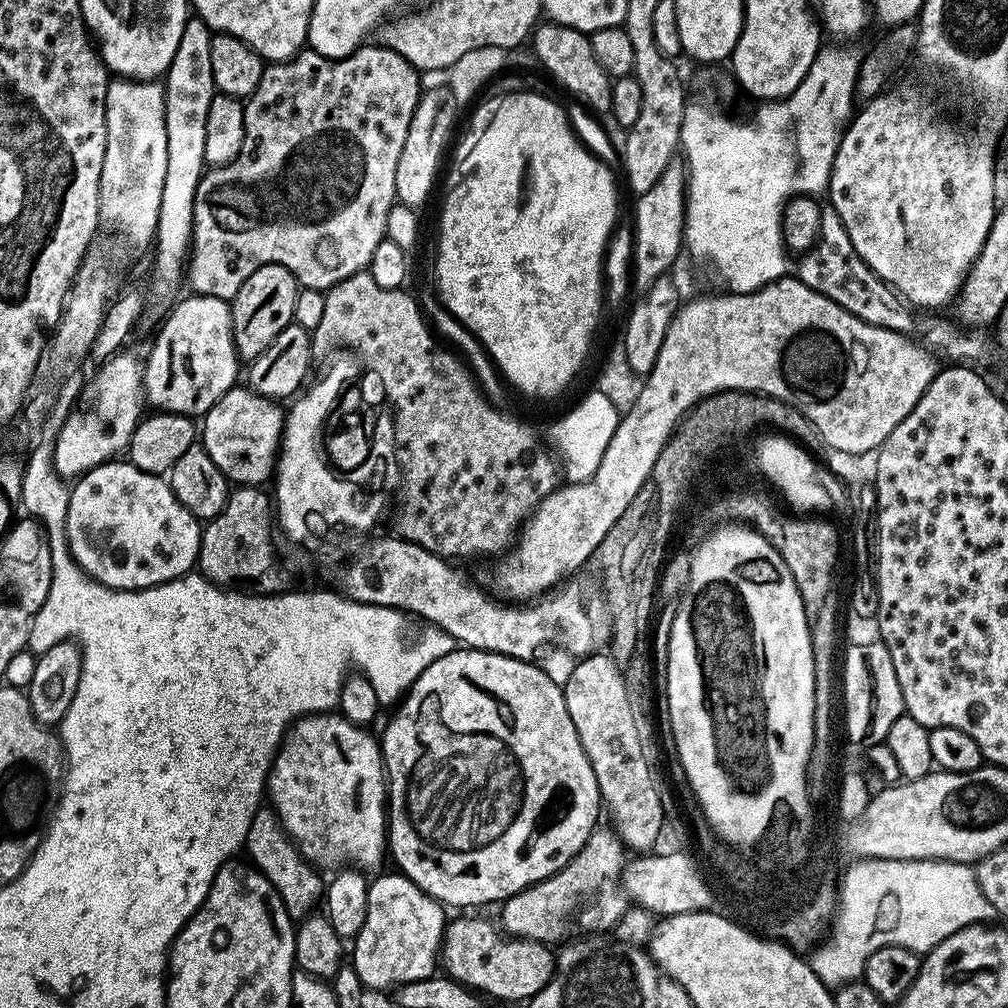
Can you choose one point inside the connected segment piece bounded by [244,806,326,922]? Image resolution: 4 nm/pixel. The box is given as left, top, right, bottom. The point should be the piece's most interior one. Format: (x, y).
(274, 853)

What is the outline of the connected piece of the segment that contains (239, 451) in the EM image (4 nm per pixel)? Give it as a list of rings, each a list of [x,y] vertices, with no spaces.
[[[233,386],[202,418],[202,443],[214,466],[236,486],[260,486],[273,475],[280,451],[280,437],[284,435],[285,409],[277,401],[267,400],[247,386]]]

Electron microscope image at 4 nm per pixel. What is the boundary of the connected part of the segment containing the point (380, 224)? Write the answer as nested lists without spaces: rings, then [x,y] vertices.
[[[362,46],[354,54],[350,54],[341,60],[328,60],[322,54],[311,50],[302,50],[298,55],[292,57],[291,60],[281,60],[272,62],[267,65],[262,74],[262,78],[258,82],[258,86],[254,90],[254,94],[247,97],[244,104],[244,141],[242,142],[242,150],[228,164],[212,166],[205,171],[198,182],[198,190],[194,198],[194,226],[192,227],[192,243],[190,245],[190,259],[186,264],[186,284],[188,284],[193,293],[198,296],[213,296],[214,298],[222,298],[231,302],[238,294],[238,290],[242,290],[242,282],[246,282],[246,278],[250,278],[250,274],[254,274],[254,270],[258,270],[263,264],[277,264],[286,270],[290,270],[296,276],[297,285],[306,288],[318,288],[327,290],[332,288],[338,282],[342,282],[346,278],[350,278],[355,272],[365,271],[370,262],[370,258],[374,258],[374,249],[378,247],[378,242],[386,239],[385,232],[387,230],[387,216],[394,204],[397,203],[396,198],[396,175],[398,174],[398,157],[402,154],[402,146],[406,146],[406,134],[410,130],[410,122],[414,118],[414,110],[418,106],[422,95],[422,87],[420,88],[421,73],[414,66],[410,66],[410,62],[406,62],[406,58],[402,58],[402,54],[398,54],[394,50],[383,46],[375,46],[376,48],[368,48]]]

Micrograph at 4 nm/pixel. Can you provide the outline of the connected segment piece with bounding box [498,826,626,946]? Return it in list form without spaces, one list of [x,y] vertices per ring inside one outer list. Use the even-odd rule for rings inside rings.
[[[597,827],[566,867],[558,870],[549,880],[539,880],[499,905],[499,927],[509,936],[552,946],[555,940],[563,941],[569,935],[567,932],[572,928],[573,912],[582,905],[578,920],[582,927],[588,928],[584,930],[615,929],[626,907],[626,896],[618,883],[626,863],[624,852],[625,845],[620,843],[619,836],[611,827]]]

